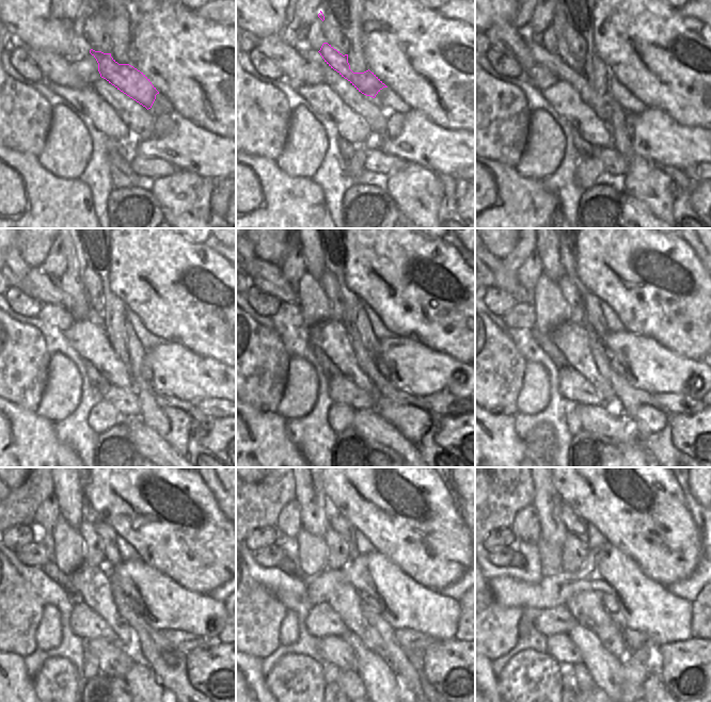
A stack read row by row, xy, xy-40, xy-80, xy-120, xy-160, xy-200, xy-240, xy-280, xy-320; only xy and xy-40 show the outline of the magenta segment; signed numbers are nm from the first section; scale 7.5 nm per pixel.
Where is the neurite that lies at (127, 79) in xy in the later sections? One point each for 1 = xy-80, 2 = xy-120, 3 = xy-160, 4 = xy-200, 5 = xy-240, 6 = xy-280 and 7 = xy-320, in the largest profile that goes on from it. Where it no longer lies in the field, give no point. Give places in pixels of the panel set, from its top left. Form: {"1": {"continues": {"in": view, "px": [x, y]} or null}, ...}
{"1": {"continues": {"in": "xy-80", "px": [558, 21]}}, "2": {"continues": {"in": "xy-120", "px": [75, 257]}}, "3": {"continues": {"in": "xy-160", "px": [314, 261]}}, "4": {"continues": {"in": "xy-200", "px": [549, 250]}}, "5": {"continues": {"in": "xy-240", "px": [67, 489]}}, "6": {"continues": {"in": "xy-280", "px": [309, 489]}}, "7": {"continues": {"in": "xy-320", "px": [544, 492]}}}

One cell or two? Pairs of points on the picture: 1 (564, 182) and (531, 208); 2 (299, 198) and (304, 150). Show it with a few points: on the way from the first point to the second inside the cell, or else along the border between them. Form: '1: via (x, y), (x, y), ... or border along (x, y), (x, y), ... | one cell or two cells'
1: border along (540, 180), (546, 189), (556, 195), (564, 214) | two cells
2: border along (279, 165), (291, 176), (307, 176), (311, 179) | two cells

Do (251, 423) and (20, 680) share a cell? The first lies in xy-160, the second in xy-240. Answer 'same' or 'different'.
same

